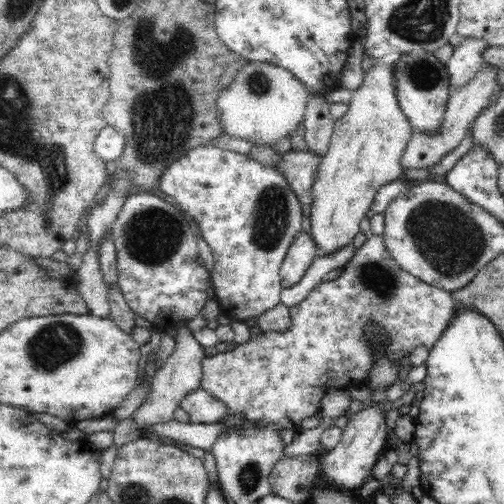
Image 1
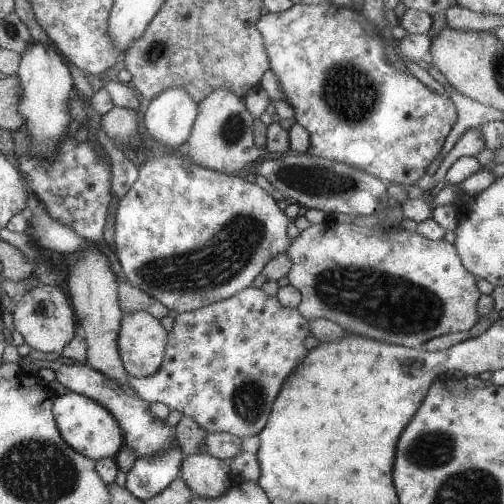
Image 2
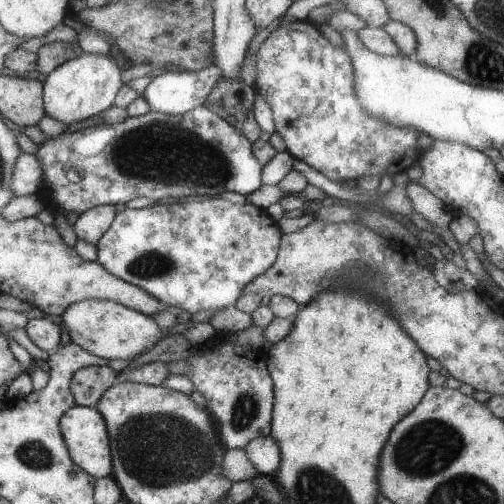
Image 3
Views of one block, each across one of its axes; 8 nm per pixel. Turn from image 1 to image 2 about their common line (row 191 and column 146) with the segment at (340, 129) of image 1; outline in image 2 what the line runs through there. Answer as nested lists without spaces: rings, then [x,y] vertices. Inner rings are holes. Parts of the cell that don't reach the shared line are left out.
[[[133,312],[123,316],[121,328],[119,328],[119,338],[117,338],[117,350],[119,350],[119,360],[123,364],[123,370],[129,378],[147,378],[159,372],[161,362],[165,358],[165,346],[167,346],[167,334],[161,328],[159,320],[155,320],[147,312]]]

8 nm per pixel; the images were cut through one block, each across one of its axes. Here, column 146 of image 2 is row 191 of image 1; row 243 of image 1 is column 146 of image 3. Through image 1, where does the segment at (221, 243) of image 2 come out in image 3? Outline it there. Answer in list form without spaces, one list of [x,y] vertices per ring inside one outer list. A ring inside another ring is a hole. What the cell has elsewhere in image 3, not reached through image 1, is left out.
[[[209,196],[209,198],[203,198],[203,200],[177,200],[173,204],[149,204],[145,208],[139,208],[139,210],[121,210],[115,214],[111,226],[107,228],[107,232],[99,238],[99,244],[95,246],[97,248],[97,264],[101,264],[101,268],[105,272],[109,272],[111,276],[135,286],[135,288],[141,288],[143,292],[147,292],[151,298],[155,298],[159,304],[165,306],[165,310],[173,310],[173,312],[187,312],[187,314],[197,314],[197,312],[219,312],[219,310],[225,310],[225,308],[231,308],[243,294],[245,294],[245,286],[251,284],[259,274],[263,274],[267,268],[271,268],[271,264],[277,260],[277,254],[279,254],[279,246],[281,246],[281,230],[279,230],[279,224],[273,222],[273,218],[267,214],[267,210],[261,210],[253,204],[233,204],[221,196]]]

